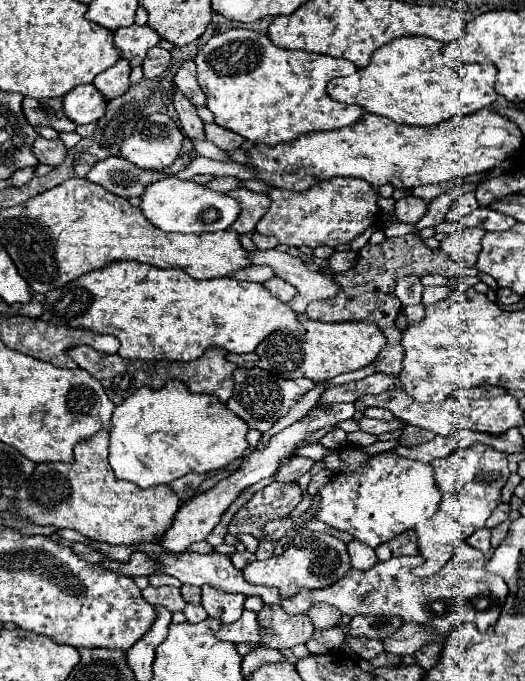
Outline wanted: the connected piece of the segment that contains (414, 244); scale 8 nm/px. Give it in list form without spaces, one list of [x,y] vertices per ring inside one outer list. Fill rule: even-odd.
[[[409,233],[403,237],[389,237],[379,245],[365,245],[359,251],[357,267],[351,267],[349,271],[343,271],[335,275],[335,283],[339,283],[339,295],[335,299],[323,299],[313,301],[307,307],[307,315],[317,321],[371,321],[379,325],[379,329],[387,337],[387,345],[377,355],[373,367],[375,373],[385,375],[399,375],[401,373],[401,359],[403,359],[403,347],[401,347],[401,331],[395,325],[395,317],[403,309],[401,301],[395,297],[395,283],[401,277],[407,275],[445,275],[449,279],[461,279],[467,275],[467,269],[457,265],[447,253],[441,249],[429,249],[423,239],[417,233]]]

